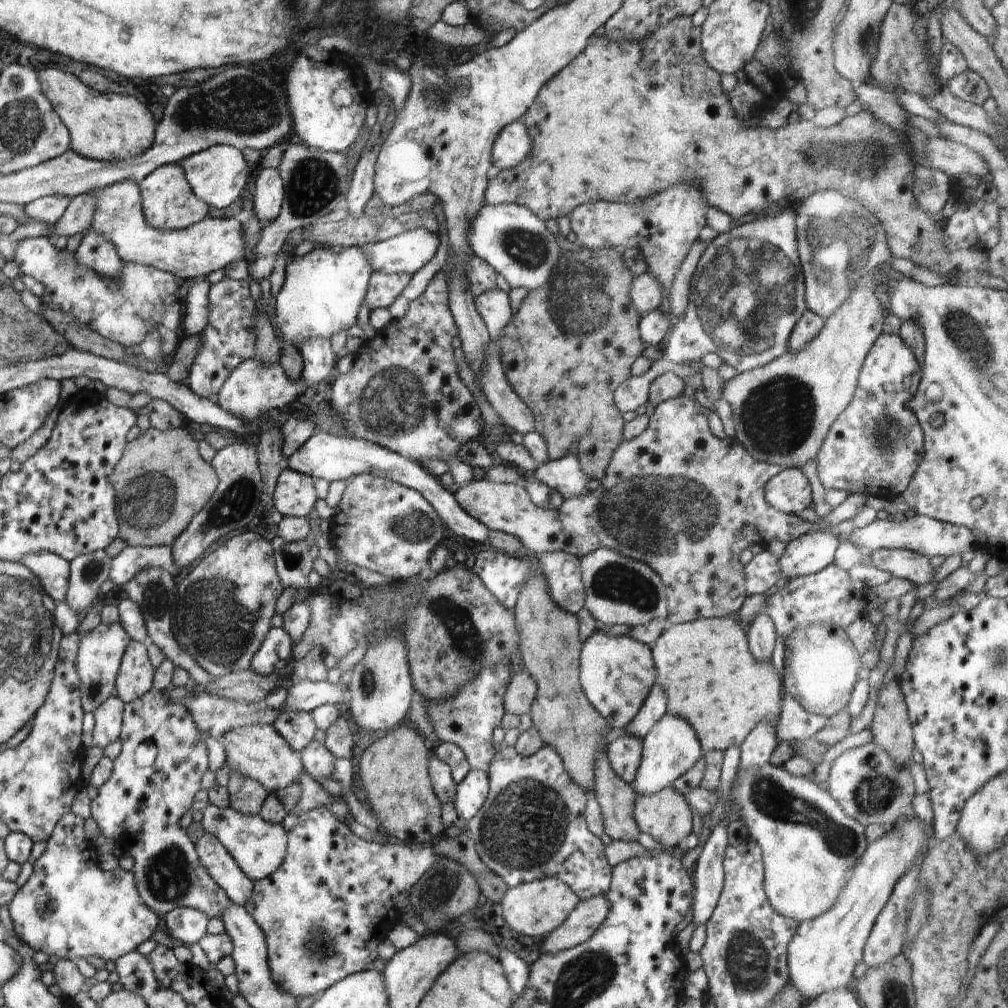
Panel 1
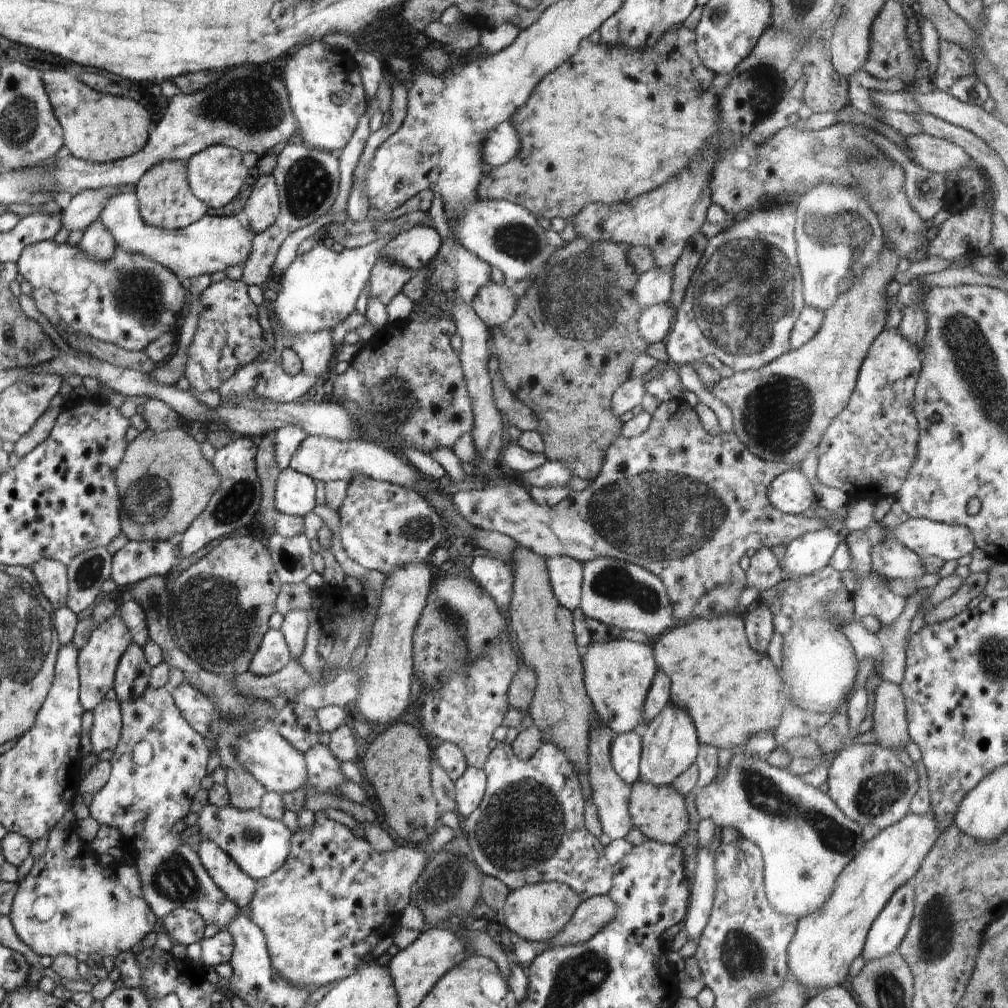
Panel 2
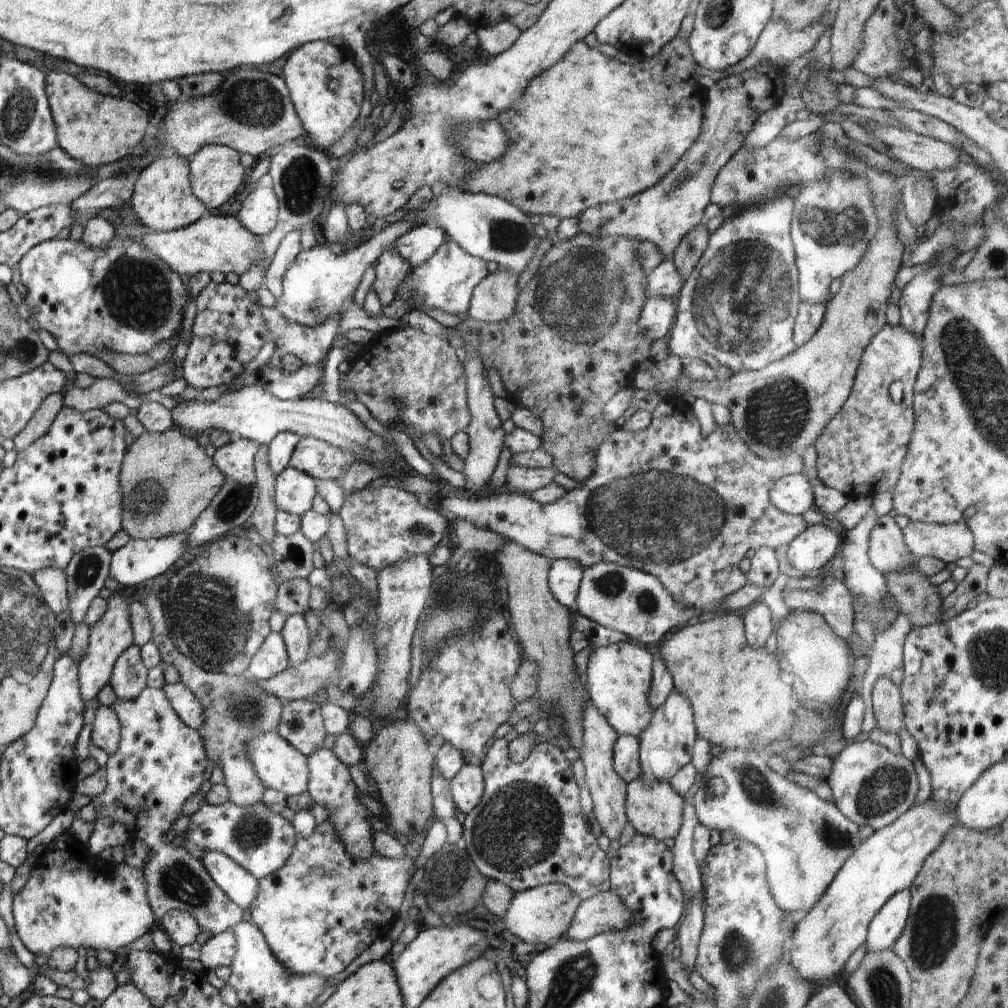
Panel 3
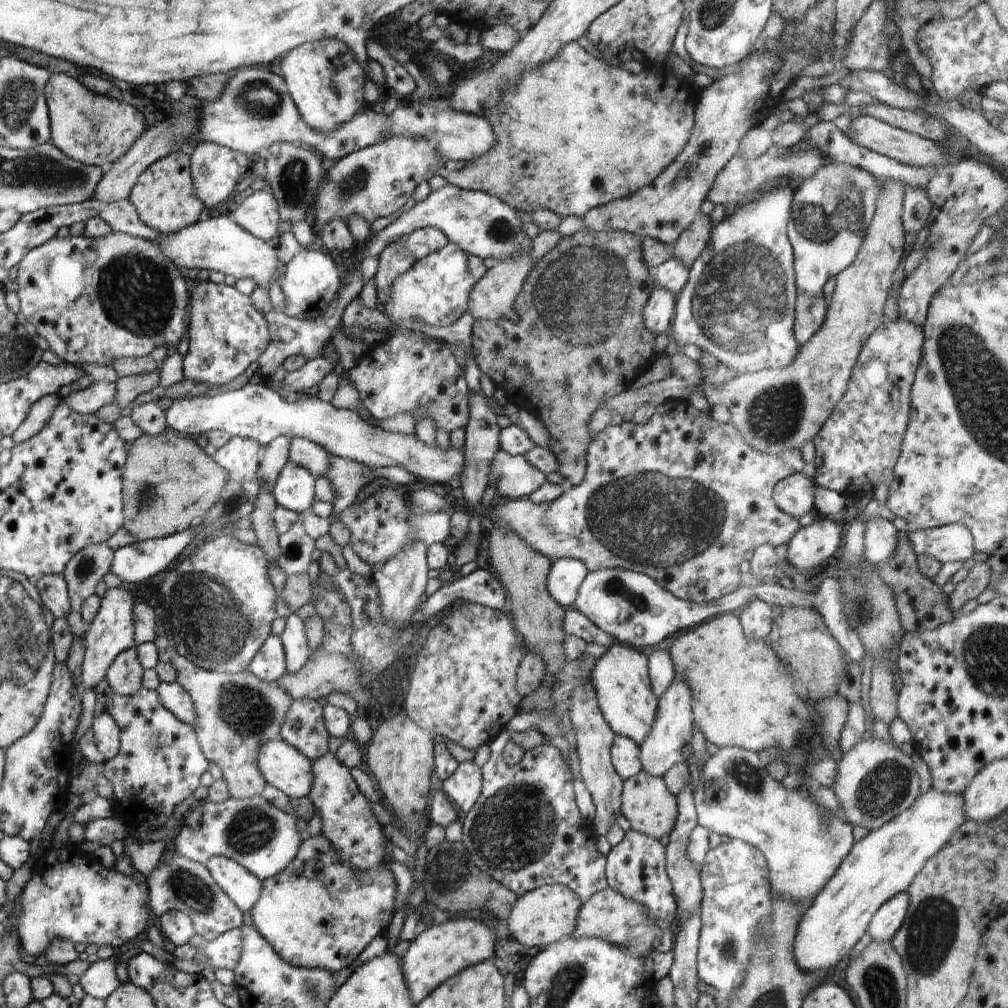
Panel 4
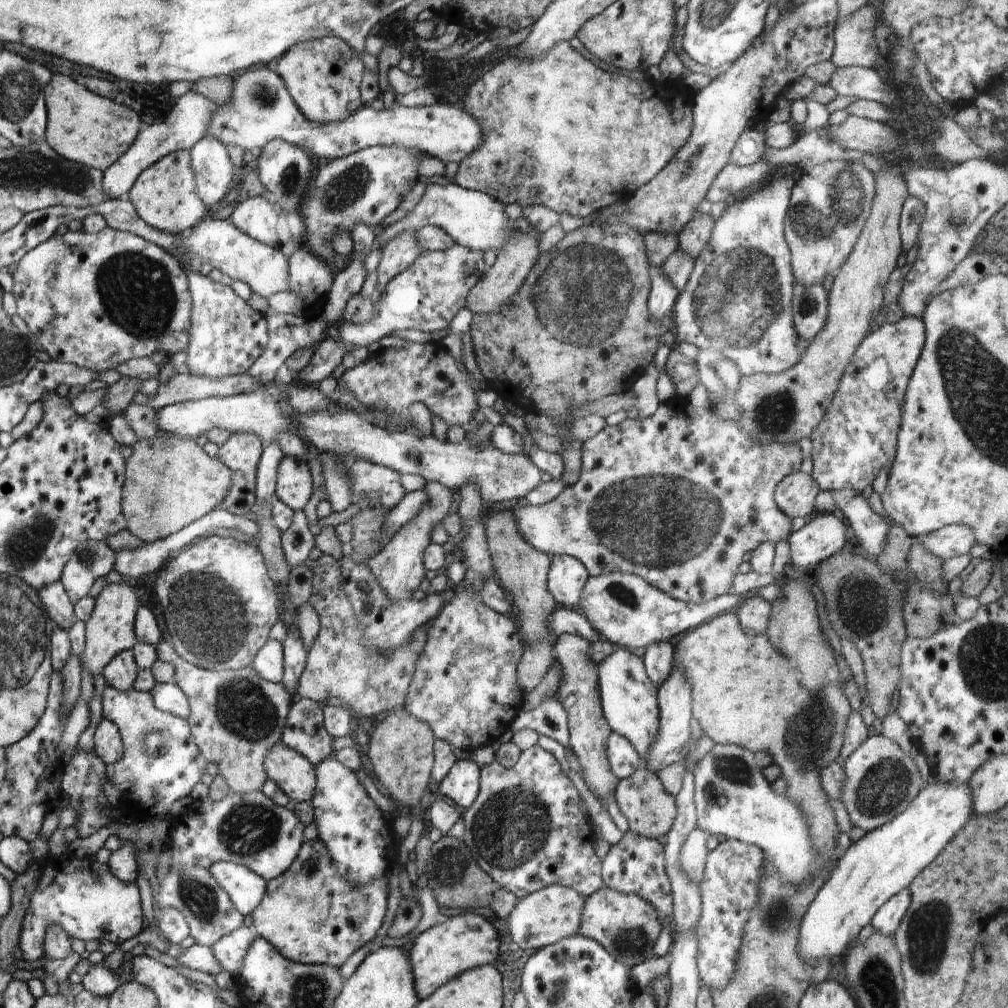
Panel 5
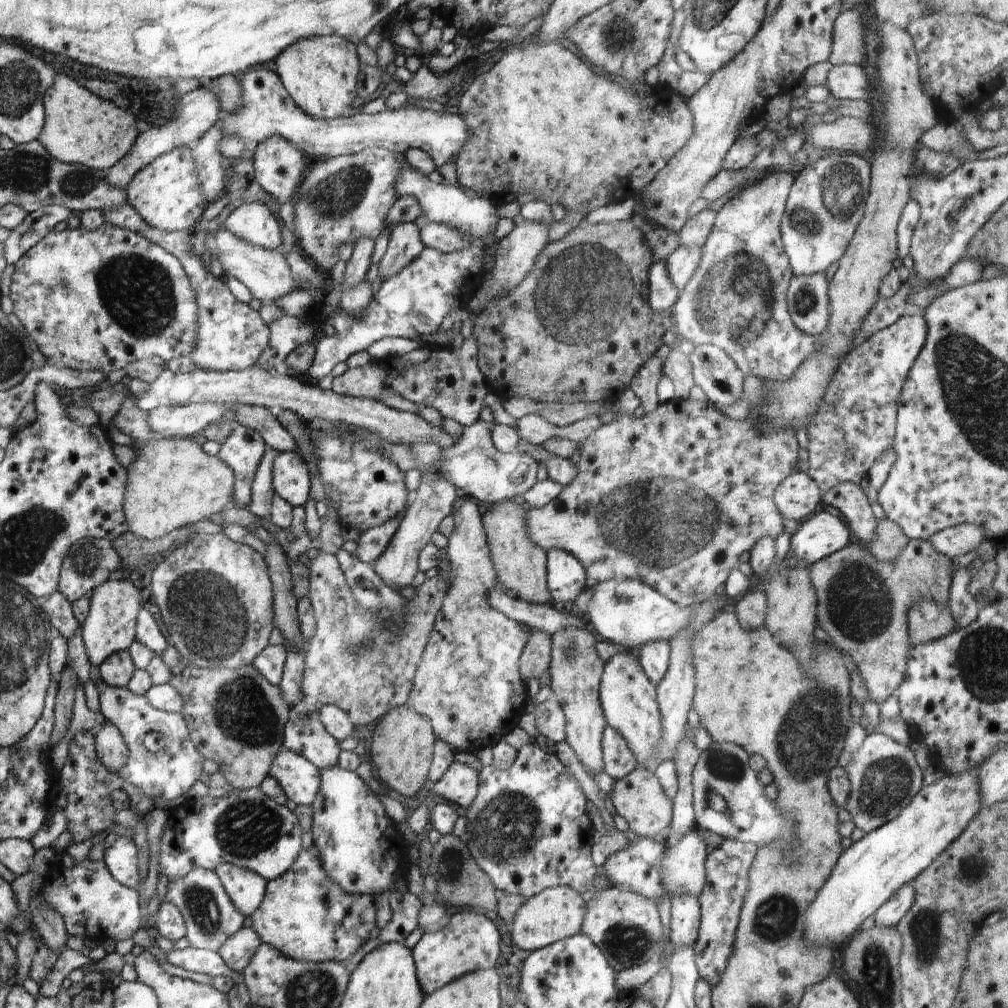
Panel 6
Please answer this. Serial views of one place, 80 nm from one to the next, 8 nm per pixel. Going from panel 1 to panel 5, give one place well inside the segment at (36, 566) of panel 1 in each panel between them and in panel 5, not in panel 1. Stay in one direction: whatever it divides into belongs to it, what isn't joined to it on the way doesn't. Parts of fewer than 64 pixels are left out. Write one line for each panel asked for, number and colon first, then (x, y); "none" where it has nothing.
2: (53, 576)
3: (53, 583)
4: (53, 588)
5: (59, 608)

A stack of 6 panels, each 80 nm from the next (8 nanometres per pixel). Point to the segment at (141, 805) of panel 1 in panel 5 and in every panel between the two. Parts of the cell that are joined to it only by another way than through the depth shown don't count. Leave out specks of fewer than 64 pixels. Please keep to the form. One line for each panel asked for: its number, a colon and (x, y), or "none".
2: (157, 768)
3: (159, 763)
4: (160, 762)
5: (161, 761)

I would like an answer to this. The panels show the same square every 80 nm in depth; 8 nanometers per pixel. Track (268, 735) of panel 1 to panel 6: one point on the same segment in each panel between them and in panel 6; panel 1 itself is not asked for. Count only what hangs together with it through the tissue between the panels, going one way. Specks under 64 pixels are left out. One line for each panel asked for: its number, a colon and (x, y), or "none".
2: (279, 767)
3: (281, 767)
4: (282, 766)
5: (290, 771)
6: (301, 780)

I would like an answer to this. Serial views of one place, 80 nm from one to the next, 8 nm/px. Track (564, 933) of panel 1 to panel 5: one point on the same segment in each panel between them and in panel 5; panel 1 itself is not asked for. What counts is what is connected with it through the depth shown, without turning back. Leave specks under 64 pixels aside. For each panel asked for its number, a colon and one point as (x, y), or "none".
2: (592, 914)
3: (604, 913)
4: (607, 915)
5: (628, 927)

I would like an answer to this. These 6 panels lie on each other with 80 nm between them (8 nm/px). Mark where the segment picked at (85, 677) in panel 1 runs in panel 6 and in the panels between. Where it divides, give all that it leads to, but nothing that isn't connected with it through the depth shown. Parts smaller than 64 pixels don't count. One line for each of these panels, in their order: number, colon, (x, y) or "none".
2: (98, 658)
3: (110, 636)
4: (112, 631)
5: (110, 631)
6: (110, 627)

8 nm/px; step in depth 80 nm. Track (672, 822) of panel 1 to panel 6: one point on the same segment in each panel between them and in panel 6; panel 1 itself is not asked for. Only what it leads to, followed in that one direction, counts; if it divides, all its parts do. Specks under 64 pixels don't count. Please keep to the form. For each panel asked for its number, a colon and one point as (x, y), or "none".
2: (659, 812)
3: (654, 809)
4: (652, 810)
5: (650, 810)
6: (638, 797)

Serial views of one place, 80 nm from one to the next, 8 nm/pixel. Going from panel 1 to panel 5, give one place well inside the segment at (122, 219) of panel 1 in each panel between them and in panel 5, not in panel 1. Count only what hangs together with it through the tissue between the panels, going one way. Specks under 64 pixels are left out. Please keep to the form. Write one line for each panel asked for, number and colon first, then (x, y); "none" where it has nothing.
2: (212, 244)
3: (220, 243)
4: (219, 244)
5: (217, 242)

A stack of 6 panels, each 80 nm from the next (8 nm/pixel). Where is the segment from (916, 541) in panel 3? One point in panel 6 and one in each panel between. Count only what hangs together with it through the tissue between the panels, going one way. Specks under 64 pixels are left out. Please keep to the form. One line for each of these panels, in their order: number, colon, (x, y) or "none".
4: (949, 543)
5: (951, 541)
6: (960, 539)

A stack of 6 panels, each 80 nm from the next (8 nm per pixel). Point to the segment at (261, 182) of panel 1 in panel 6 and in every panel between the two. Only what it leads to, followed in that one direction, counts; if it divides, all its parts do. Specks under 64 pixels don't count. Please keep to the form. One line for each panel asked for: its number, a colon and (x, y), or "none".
2: (262, 208)
3: (258, 213)
4: (258, 214)
5: (256, 217)
6: (254, 222)

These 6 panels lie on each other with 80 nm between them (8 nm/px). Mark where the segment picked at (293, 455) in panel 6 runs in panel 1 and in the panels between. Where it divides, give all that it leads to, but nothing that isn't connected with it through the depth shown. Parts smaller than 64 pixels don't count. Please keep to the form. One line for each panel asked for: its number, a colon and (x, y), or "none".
1: (295, 496)
2: (295, 493)
3: (295, 491)
4: (294, 490)
5: (294, 486)

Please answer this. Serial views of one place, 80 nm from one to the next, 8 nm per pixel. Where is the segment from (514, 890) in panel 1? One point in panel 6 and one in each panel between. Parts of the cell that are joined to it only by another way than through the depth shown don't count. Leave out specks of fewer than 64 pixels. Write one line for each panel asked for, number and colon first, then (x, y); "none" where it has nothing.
2: (537, 912)
3: (542, 915)
4: (548, 914)
5: (540, 919)
6: (556, 913)

